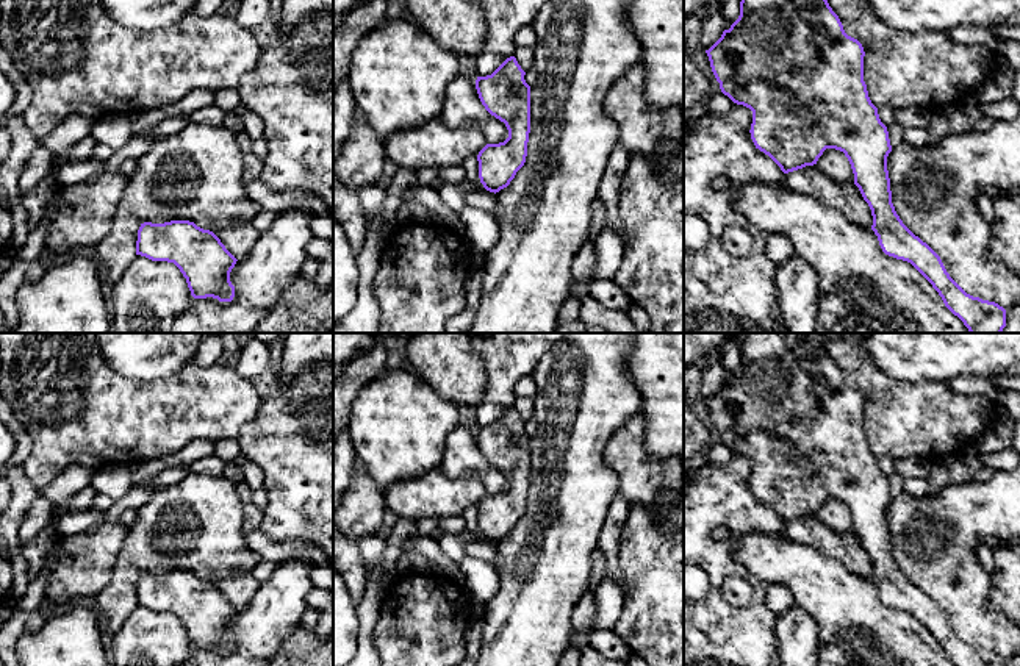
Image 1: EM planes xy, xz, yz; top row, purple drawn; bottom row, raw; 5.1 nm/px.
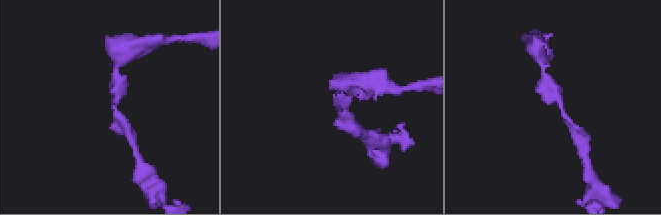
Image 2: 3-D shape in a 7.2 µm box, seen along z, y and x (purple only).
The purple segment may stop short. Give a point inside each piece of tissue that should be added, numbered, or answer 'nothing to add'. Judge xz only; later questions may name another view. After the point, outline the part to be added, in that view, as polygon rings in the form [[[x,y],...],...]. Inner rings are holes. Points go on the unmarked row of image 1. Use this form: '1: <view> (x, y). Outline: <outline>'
nothing to add

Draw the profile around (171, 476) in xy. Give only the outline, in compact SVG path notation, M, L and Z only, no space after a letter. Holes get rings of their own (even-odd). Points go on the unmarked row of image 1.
M174 466L156 474L153 478L141 482L141 483L147 485L155 492L166 486L175 485L177 482L185 478L188 474L189 474L188 466Z

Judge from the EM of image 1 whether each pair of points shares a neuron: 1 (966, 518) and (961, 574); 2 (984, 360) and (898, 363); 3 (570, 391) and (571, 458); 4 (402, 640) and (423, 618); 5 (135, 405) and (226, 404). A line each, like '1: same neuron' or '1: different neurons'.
1: same neuron
2: same neuron
3: same neuron
4: same neuron
5: same neuron

